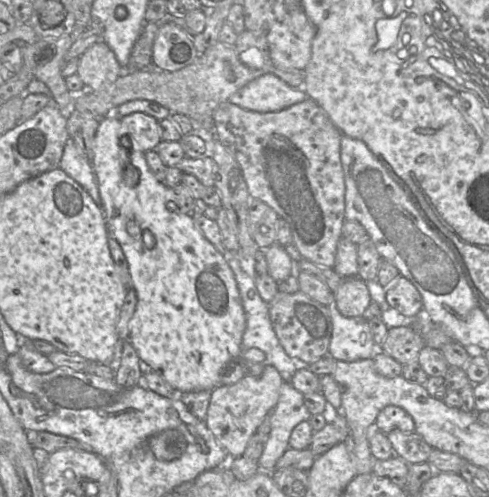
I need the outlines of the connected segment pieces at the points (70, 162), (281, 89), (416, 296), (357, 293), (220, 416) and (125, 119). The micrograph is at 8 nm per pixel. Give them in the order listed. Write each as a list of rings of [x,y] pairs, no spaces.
[[[68,139],[66,142],[59,168],[79,183],[89,193],[95,203],[101,206],[98,183],[92,164],[76,146],[73,139]]]
[[[266,73],[231,95],[229,101],[243,109],[266,113],[281,111],[308,98],[303,88],[294,88]]]
[[[400,275],[389,287],[384,287],[388,304],[399,313],[415,317],[423,309],[421,294],[414,284]]]
[[[344,278],[334,292],[334,301],[339,312],[345,317],[358,317],[365,314],[372,299],[361,278]]]
[[[266,364],[259,376],[246,376],[234,384],[222,384],[212,390],[205,423],[230,457],[243,455],[250,438],[277,405],[283,382],[277,369]]]
[[[134,112],[120,118],[121,124],[127,128],[127,136],[134,150],[146,152],[154,150],[161,142],[161,127],[153,116],[143,112]]]

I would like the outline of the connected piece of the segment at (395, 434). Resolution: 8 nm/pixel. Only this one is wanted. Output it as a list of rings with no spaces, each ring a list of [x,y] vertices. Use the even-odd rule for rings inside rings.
[[[393,430],[387,434],[397,456],[400,456],[408,463],[428,462],[433,450],[417,432],[403,432]]]

